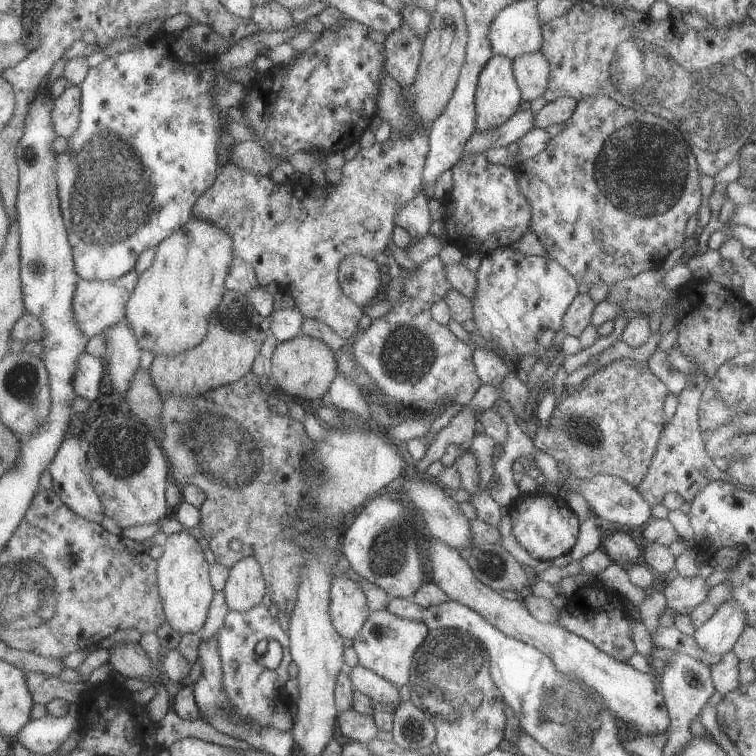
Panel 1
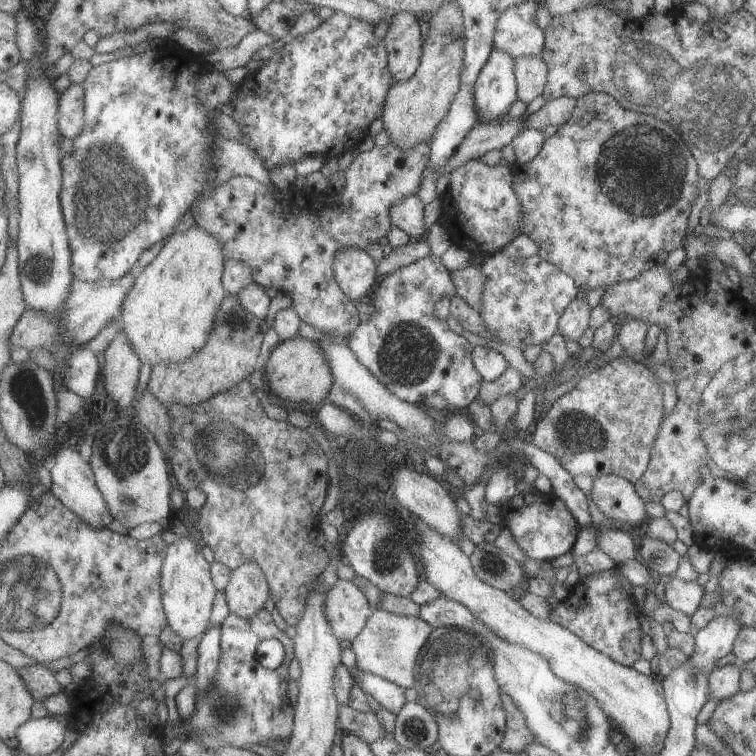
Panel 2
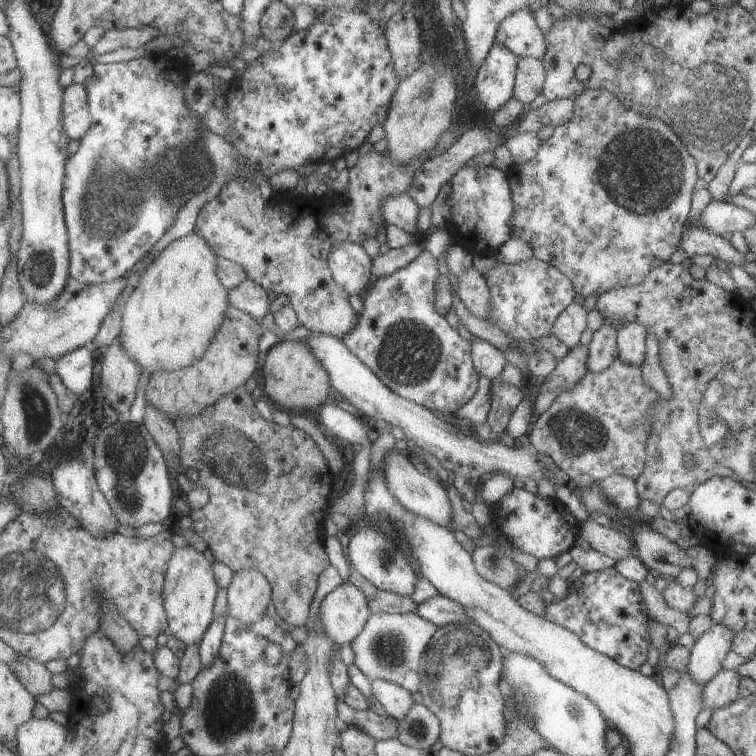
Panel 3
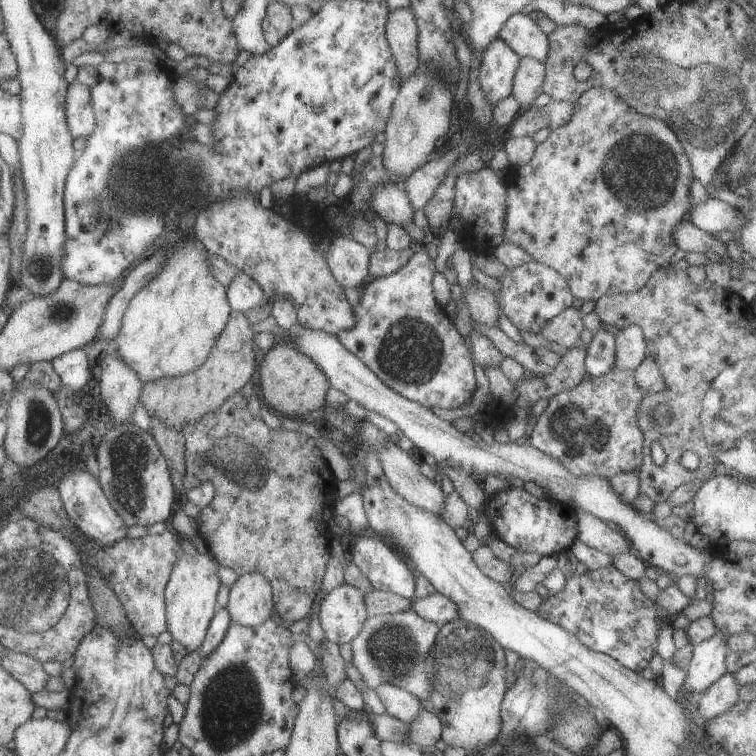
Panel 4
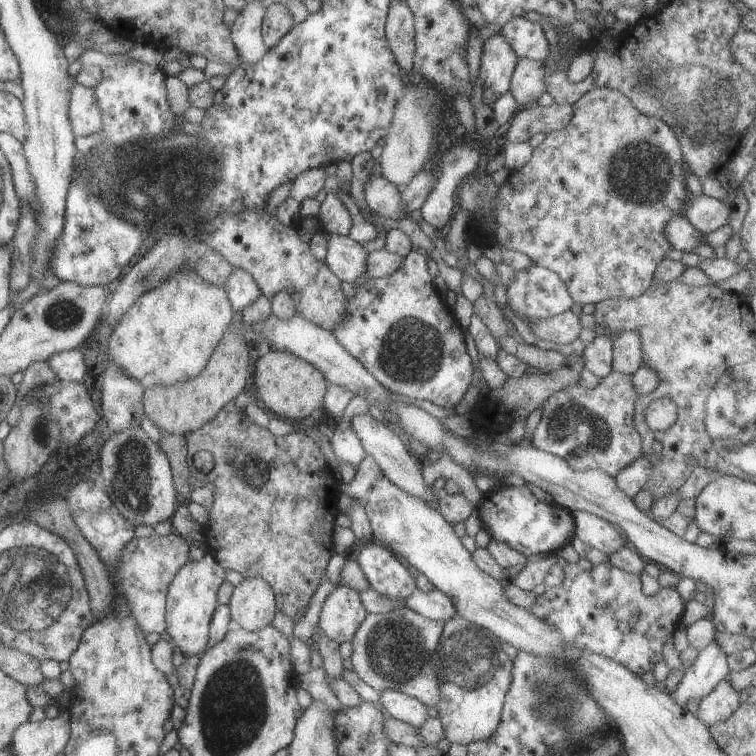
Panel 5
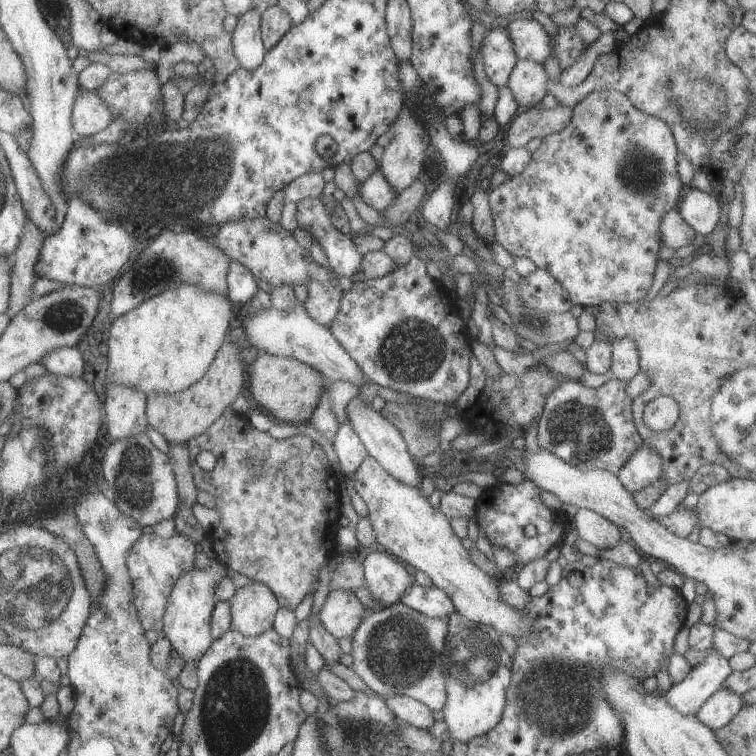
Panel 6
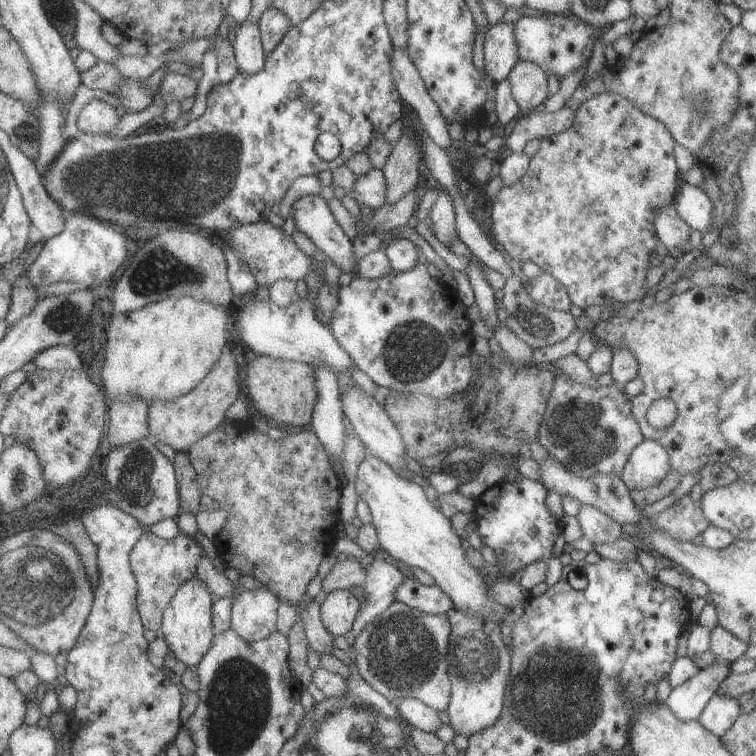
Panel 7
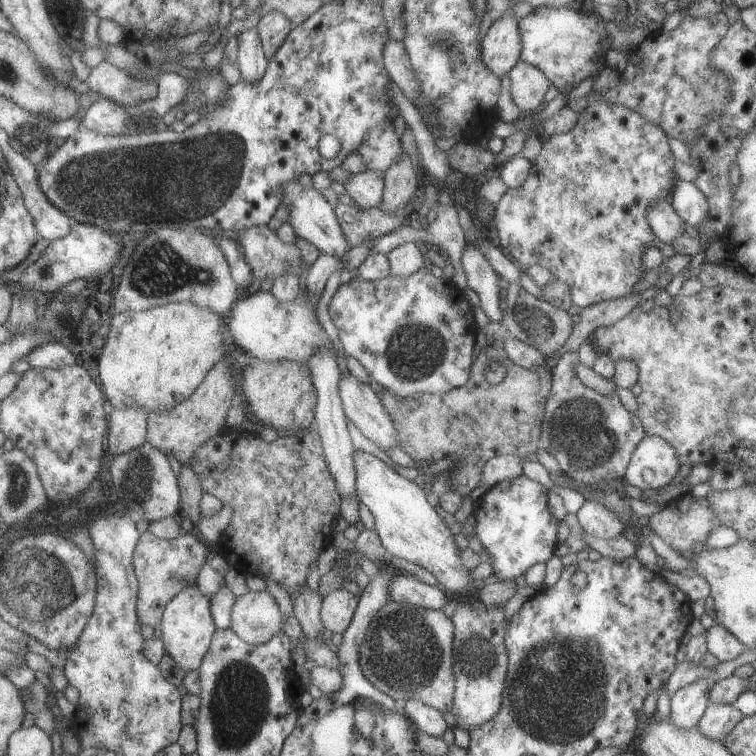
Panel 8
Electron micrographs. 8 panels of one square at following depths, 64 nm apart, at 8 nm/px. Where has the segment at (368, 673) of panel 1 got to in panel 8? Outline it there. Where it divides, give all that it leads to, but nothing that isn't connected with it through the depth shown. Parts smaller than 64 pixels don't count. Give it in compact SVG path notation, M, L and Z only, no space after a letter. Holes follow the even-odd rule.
M407 700L400 704L403 714L413 722L414 727L433 737L442 738L450 727L444 719L444 713L437 708L420 701Z

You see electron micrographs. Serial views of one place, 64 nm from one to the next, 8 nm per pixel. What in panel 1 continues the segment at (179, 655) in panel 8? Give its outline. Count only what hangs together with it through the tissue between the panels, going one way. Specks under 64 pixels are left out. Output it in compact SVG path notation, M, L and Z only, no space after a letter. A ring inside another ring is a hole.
M186 529L168 535L162 557L157 561L159 593L167 621L175 631L182 635L200 633L208 618L215 590L209 575L209 564L198 539L190 535Z

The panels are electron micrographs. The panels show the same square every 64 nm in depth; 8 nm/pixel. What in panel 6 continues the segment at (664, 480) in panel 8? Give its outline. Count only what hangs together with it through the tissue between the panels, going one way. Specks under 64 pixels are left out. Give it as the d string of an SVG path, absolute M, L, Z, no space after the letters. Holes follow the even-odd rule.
M643 444L633 452L617 475L632 494L635 490L640 490L659 480L662 471L663 458L658 449Z

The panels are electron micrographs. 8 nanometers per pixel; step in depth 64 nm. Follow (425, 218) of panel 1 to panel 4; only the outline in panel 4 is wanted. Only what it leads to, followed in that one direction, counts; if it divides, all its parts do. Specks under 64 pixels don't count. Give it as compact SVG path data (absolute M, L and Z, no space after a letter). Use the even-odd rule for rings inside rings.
M380 183L371 190L371 207L388 225L407 225L415 212L404 188L394 183Z

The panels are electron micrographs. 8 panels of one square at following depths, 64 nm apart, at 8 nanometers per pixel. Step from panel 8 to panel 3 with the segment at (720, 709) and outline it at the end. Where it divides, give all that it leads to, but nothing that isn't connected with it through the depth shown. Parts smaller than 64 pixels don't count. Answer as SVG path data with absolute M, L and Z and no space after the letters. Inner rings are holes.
M722 669L709 683L706 683L701 696L703 710L709 709L715 712L719 708L724 708L732 701L737 701L738 685L741 676L738 671Z

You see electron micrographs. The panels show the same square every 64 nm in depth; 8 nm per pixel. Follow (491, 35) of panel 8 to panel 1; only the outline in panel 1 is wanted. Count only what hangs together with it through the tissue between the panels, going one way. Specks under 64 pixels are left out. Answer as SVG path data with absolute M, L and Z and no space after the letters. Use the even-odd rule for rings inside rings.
M494 53L480 73L475 92L476 131L506 122L520 106L521 90L513 73L513 59Z

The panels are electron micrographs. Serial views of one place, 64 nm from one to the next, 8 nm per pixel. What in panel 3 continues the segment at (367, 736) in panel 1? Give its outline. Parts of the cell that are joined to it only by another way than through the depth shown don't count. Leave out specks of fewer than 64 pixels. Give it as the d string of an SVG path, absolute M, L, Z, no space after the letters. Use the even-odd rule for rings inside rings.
M340 698L337 700L337 711L347 725L359 726L377 741L398 738L400 723L390 715L380 716L371 708L365 711L354 710Z

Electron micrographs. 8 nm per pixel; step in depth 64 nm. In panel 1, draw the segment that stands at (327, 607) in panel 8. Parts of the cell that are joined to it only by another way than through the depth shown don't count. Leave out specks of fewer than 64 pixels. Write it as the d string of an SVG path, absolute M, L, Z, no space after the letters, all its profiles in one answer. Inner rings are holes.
M338 573L331 584L331 621L340 636L348 643L362 630L368 620L366 595L358 583Z

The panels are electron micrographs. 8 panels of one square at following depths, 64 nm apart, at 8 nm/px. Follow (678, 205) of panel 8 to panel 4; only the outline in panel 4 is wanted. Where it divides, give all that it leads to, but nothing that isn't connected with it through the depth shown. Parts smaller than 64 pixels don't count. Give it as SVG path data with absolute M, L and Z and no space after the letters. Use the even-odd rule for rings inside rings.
M712 197L693 205L688 213L688 219L694 223L694 226L711 235L722 232L722 230L732 232L740 230L745 223L743 211L731 207L723 200Z

